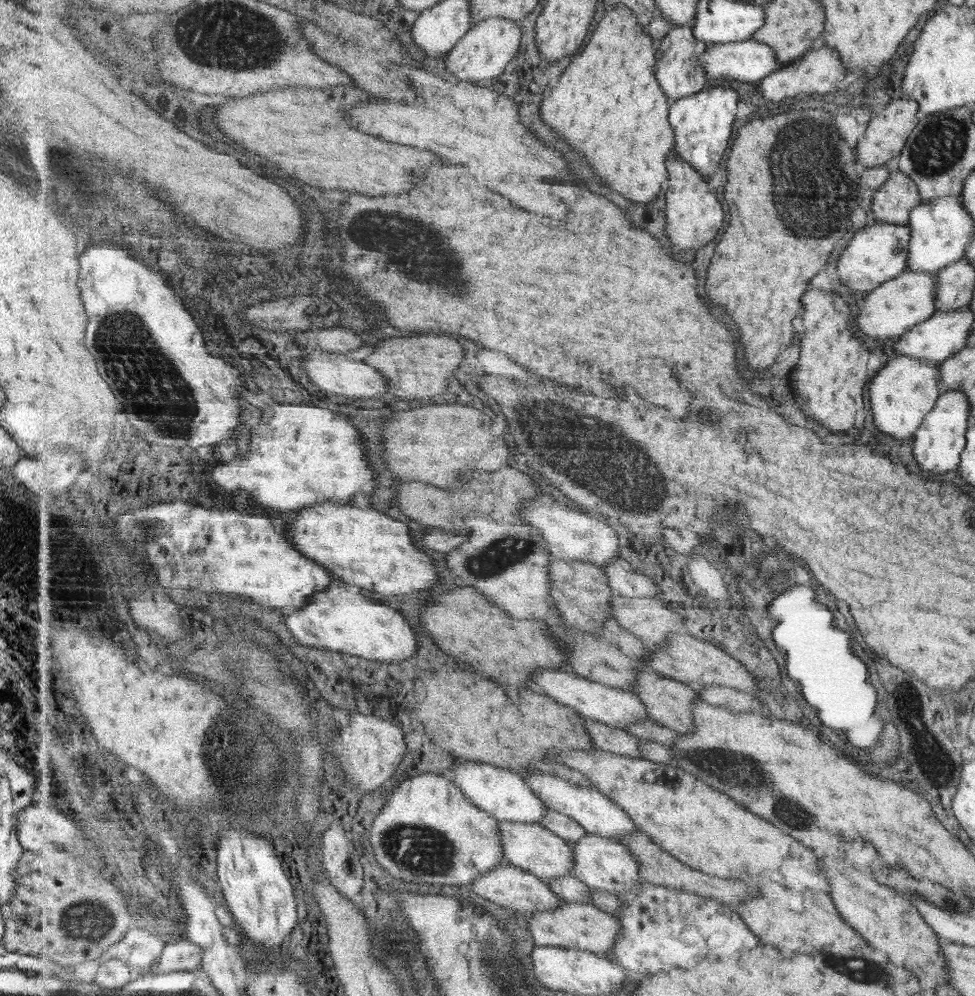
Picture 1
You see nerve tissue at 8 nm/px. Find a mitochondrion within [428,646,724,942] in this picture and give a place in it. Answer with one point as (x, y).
(683, 915)

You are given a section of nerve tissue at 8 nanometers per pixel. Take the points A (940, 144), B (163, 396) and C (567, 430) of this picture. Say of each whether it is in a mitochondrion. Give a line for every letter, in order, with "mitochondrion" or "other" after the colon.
A: mitochondrion
B: mitochondrion
C: mitochondrion

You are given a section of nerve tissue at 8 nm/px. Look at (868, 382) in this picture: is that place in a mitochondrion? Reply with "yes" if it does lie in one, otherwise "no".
no

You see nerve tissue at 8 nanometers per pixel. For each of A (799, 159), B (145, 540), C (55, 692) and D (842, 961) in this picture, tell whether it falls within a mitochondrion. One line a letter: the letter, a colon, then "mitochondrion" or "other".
A: mitochondrion
B: mitochondrion
C: other
D: mitochondrion

